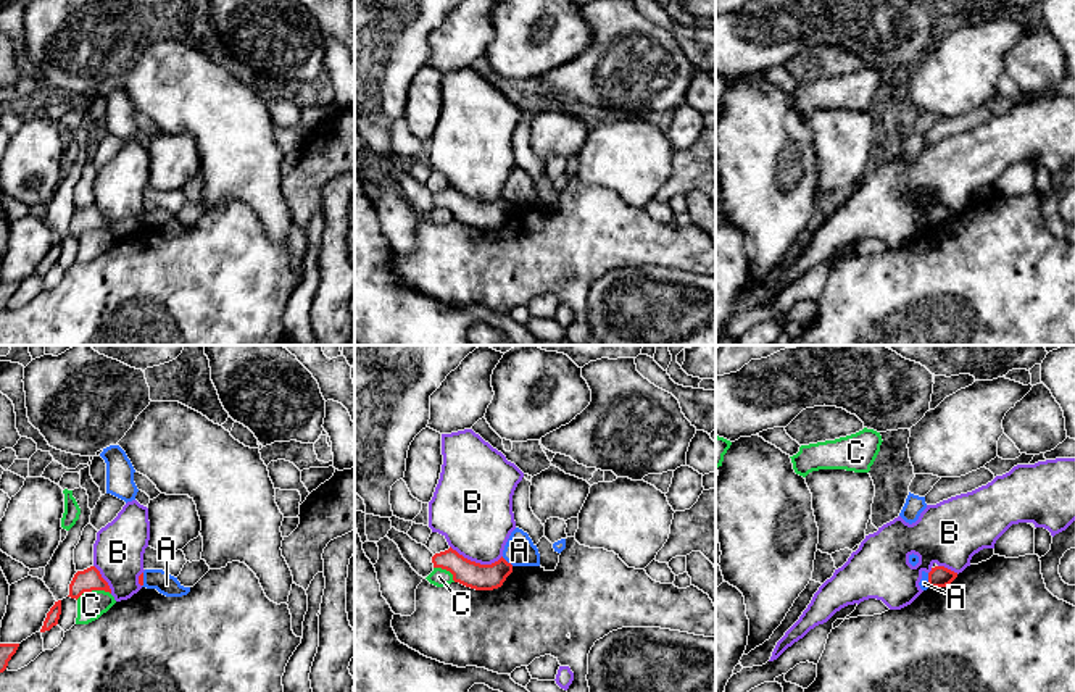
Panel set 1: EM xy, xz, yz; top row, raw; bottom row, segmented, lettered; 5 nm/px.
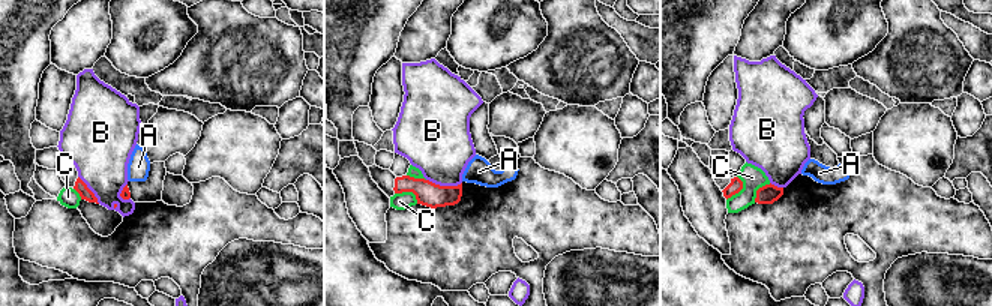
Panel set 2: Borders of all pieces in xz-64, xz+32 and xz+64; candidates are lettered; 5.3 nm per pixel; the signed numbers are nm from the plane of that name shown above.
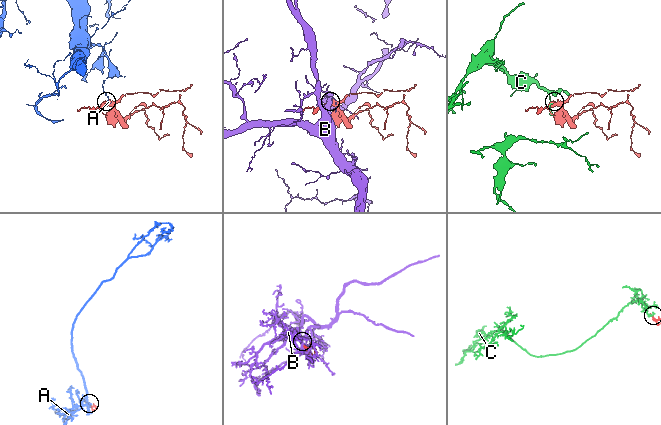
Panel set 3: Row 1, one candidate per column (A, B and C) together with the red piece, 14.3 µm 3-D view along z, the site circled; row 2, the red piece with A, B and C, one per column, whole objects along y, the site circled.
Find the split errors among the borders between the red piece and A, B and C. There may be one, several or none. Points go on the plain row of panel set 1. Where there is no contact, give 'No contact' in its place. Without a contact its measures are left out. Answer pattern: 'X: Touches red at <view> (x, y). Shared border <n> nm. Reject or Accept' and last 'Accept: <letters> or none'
A: Touches red at xz (506, 200). Shared border 80 nm. Reject
B: Touches red at xz (474, 200). Shared border 280 nm. Reject
C: Touches red at xy (92, 228). Shared border 180 nm. Reject
Accept: none

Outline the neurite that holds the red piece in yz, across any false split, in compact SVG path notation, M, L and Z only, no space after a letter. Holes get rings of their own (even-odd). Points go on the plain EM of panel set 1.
M935 205L928 211L928 224L930 226L946 226L957 216L957 211L944 206L944 205Z

